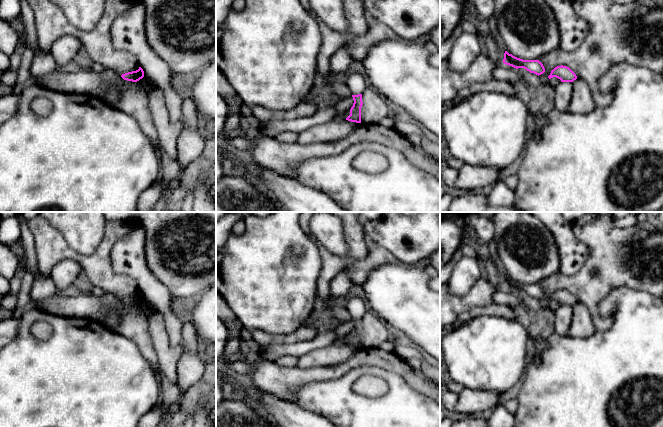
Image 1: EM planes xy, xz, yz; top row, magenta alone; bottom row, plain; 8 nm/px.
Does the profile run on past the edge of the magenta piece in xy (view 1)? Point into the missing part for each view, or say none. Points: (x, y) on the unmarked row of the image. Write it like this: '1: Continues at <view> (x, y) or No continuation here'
1: No continuation here

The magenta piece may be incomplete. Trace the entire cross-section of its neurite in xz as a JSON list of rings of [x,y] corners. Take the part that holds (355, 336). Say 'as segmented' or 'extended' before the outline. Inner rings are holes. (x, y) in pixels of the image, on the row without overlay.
as segmented; [[[362,318],[352,319],[352,321],[354,327],[350,333],[350,339],[346,342],[346,344],[361,347],[361,331],[363,329]]]

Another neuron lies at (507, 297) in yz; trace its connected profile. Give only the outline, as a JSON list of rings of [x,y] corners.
[[[503,287],[494,293],[494,303],[509,306],[513,310],[520,301],[516,292]]]

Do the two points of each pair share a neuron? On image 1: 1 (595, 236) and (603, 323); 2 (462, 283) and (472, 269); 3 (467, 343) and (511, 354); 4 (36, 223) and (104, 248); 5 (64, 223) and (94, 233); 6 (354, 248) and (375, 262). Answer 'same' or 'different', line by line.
1: same
2: same
3: same
4: same
5: same
6: different

